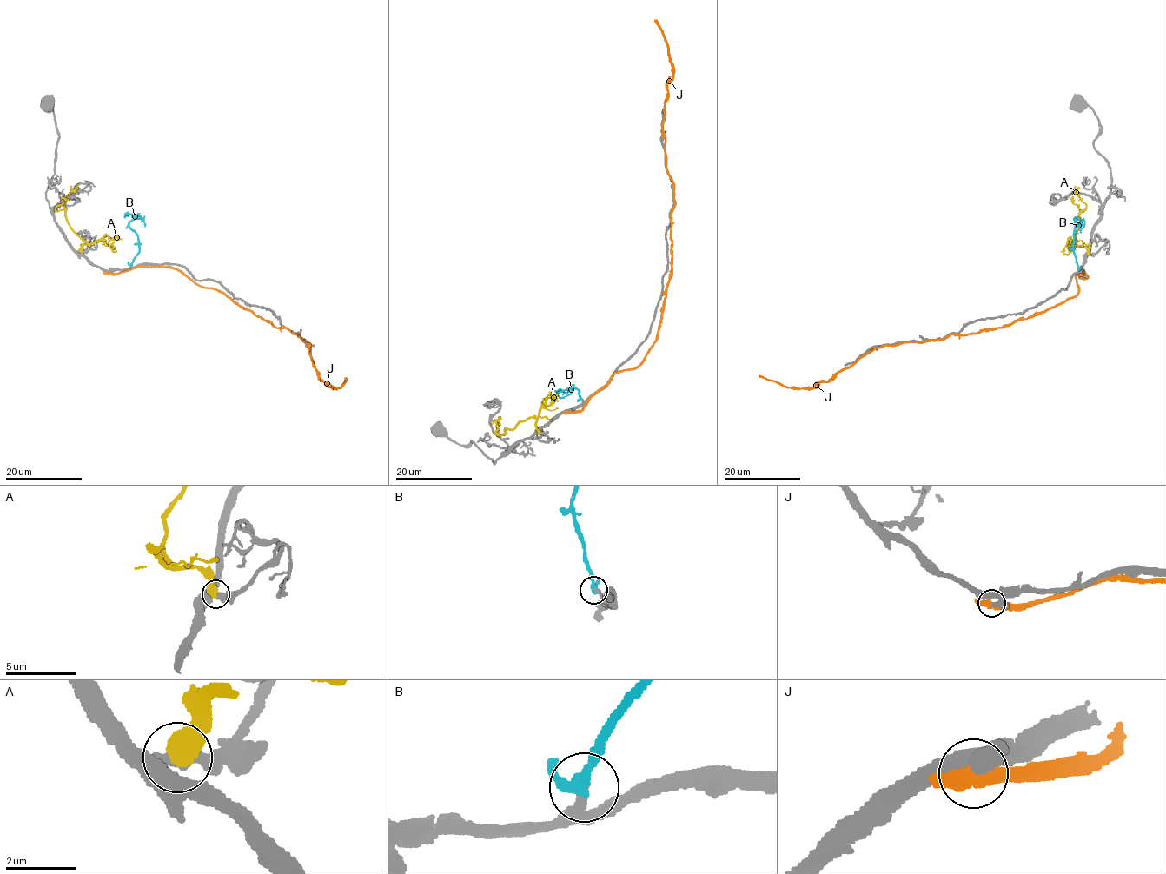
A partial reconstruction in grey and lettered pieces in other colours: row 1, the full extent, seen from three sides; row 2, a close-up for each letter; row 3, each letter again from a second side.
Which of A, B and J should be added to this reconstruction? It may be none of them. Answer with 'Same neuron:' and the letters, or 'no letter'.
Same neuron: no letter

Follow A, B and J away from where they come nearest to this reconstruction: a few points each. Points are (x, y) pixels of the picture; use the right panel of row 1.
A: (1089, 254), (1075, 241), (1080, 223), (1079, 213), (1085, 207), (1073, 189), (1074, 186)
B: (1078, 270), (1073, 241), (1076, 223), (1082, 225), (1080, 233)
J: (1080, 277), (1088, 278), (1076, 275), (1076, 294), (1025, 319), (881, 345), (812, 387), (758, 375)

